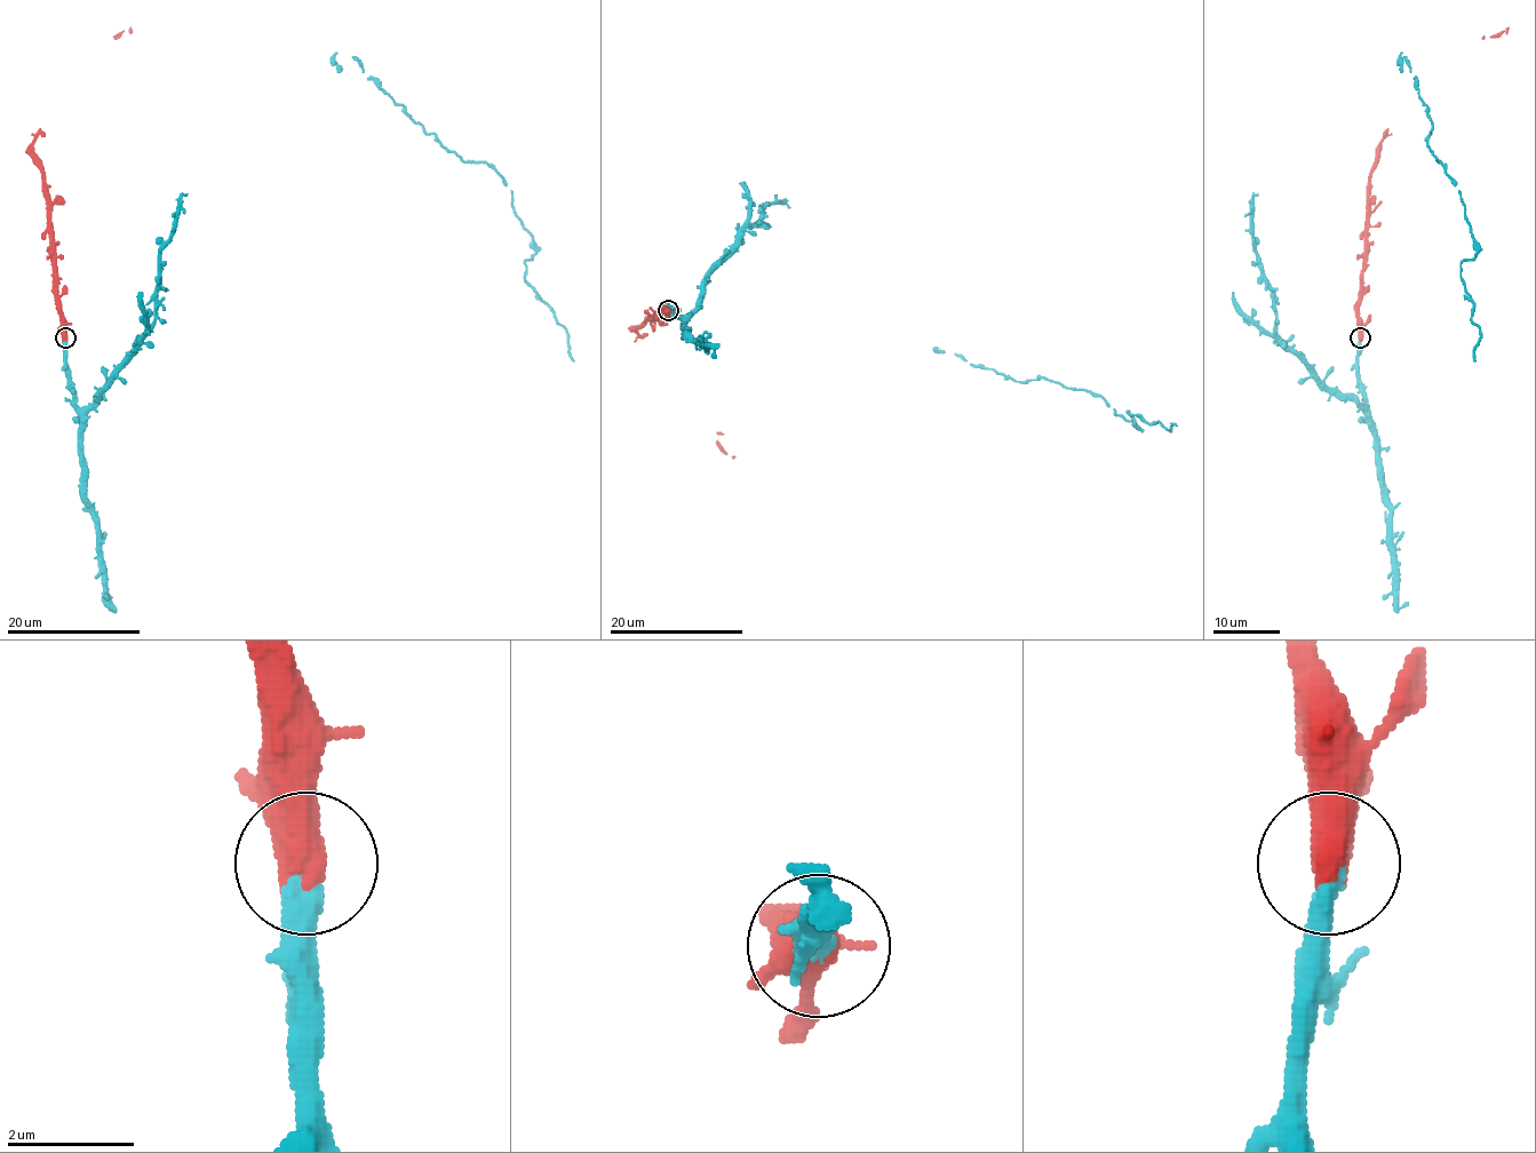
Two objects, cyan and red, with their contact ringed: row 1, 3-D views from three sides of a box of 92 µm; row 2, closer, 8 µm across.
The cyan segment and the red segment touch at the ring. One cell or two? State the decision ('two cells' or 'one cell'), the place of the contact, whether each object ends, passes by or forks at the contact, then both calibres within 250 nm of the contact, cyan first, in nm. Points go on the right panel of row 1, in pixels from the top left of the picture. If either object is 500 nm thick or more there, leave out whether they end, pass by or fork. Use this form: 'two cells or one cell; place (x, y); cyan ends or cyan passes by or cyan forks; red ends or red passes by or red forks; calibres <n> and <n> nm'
one cell; place (1360, 338); calibres 380 and 650 nm

